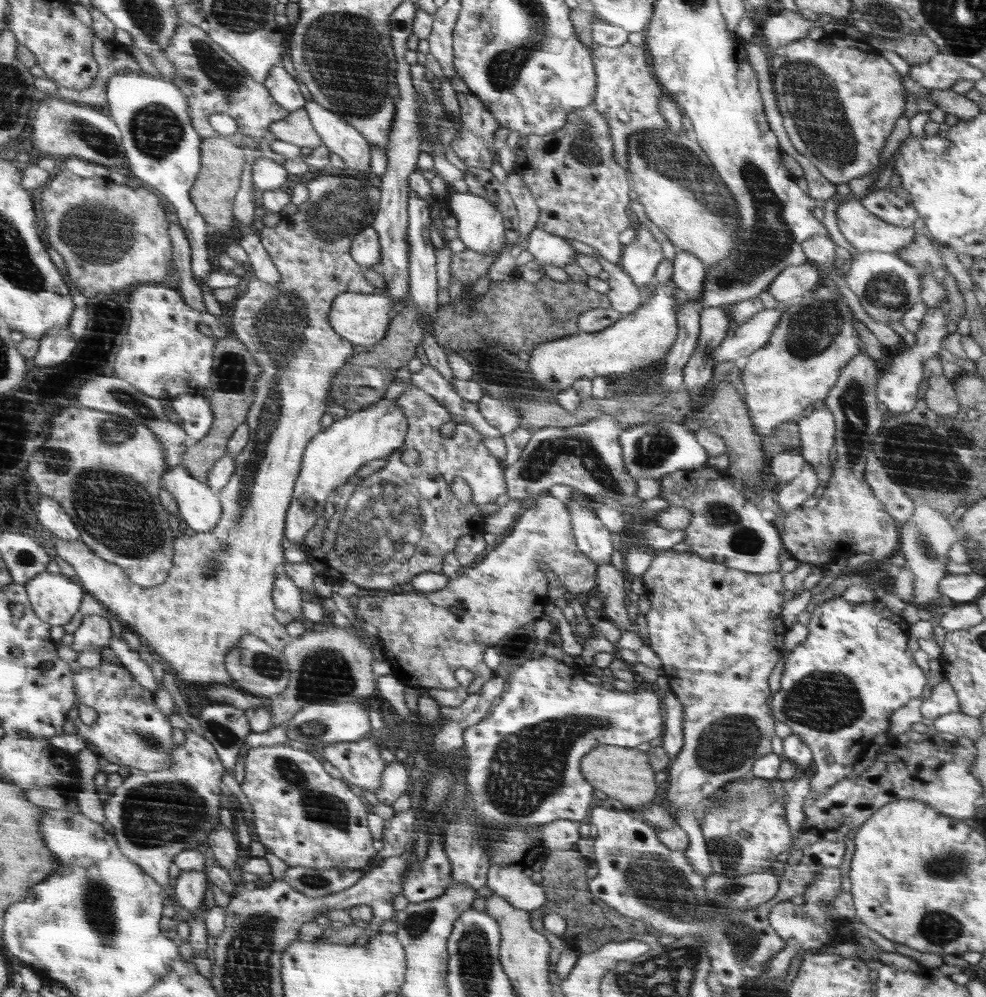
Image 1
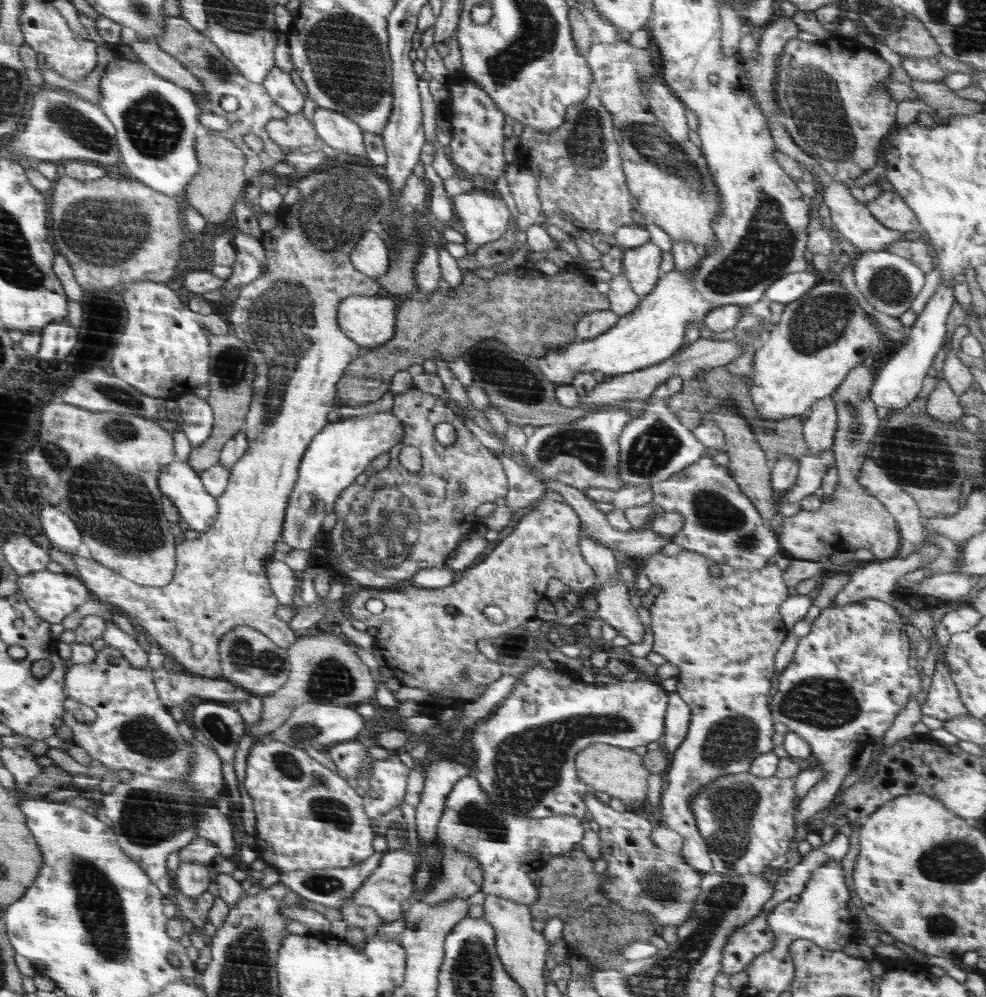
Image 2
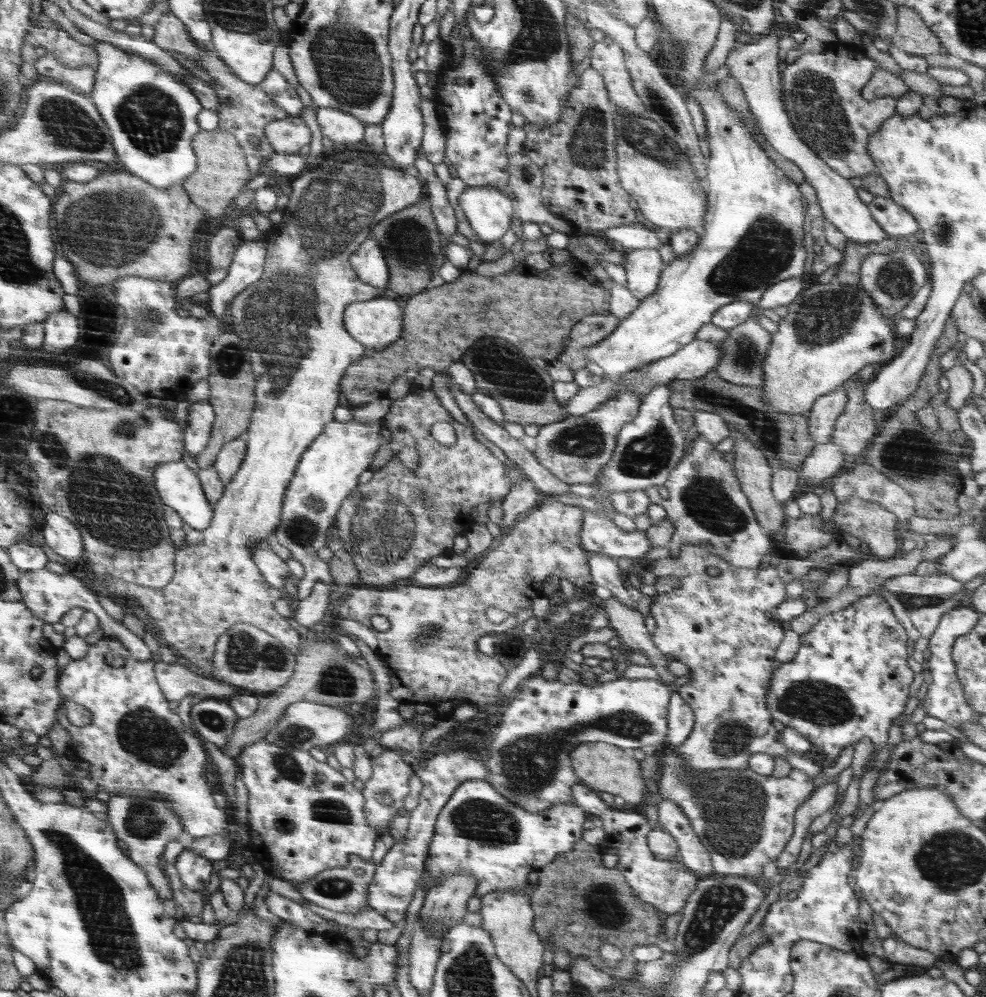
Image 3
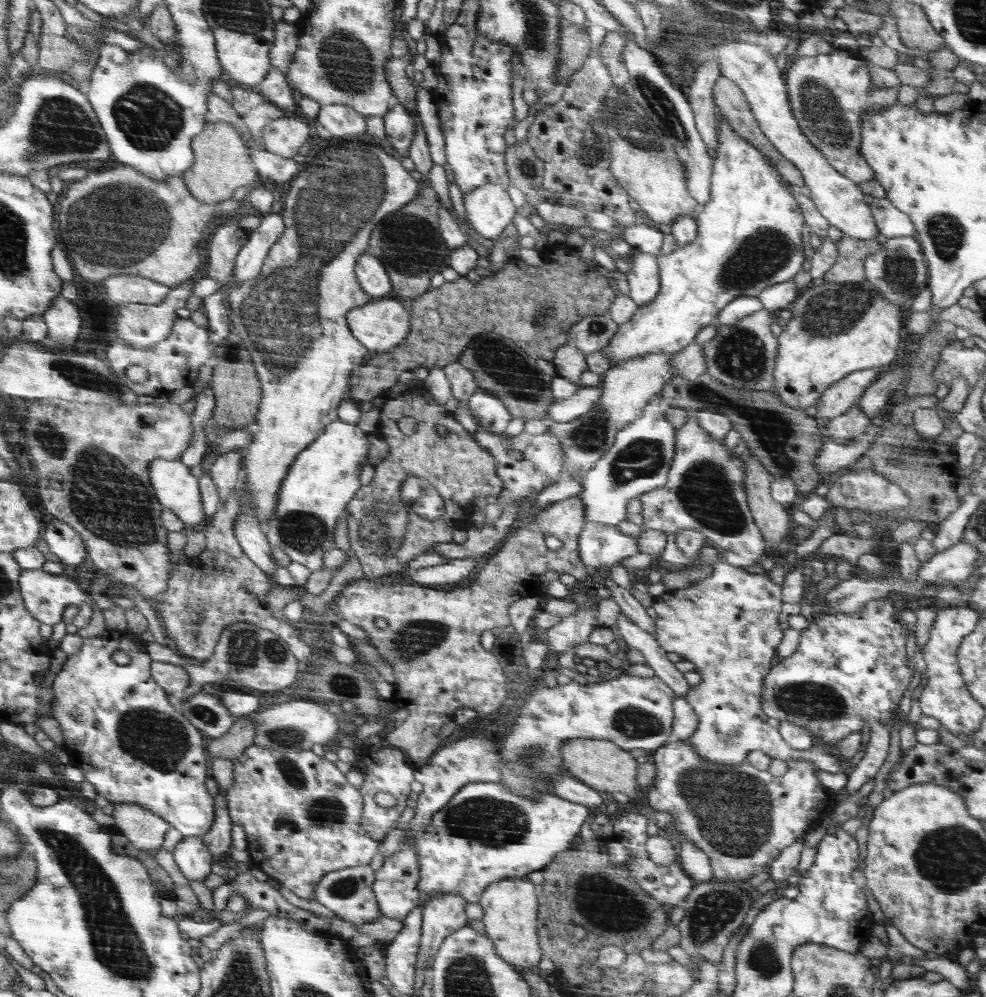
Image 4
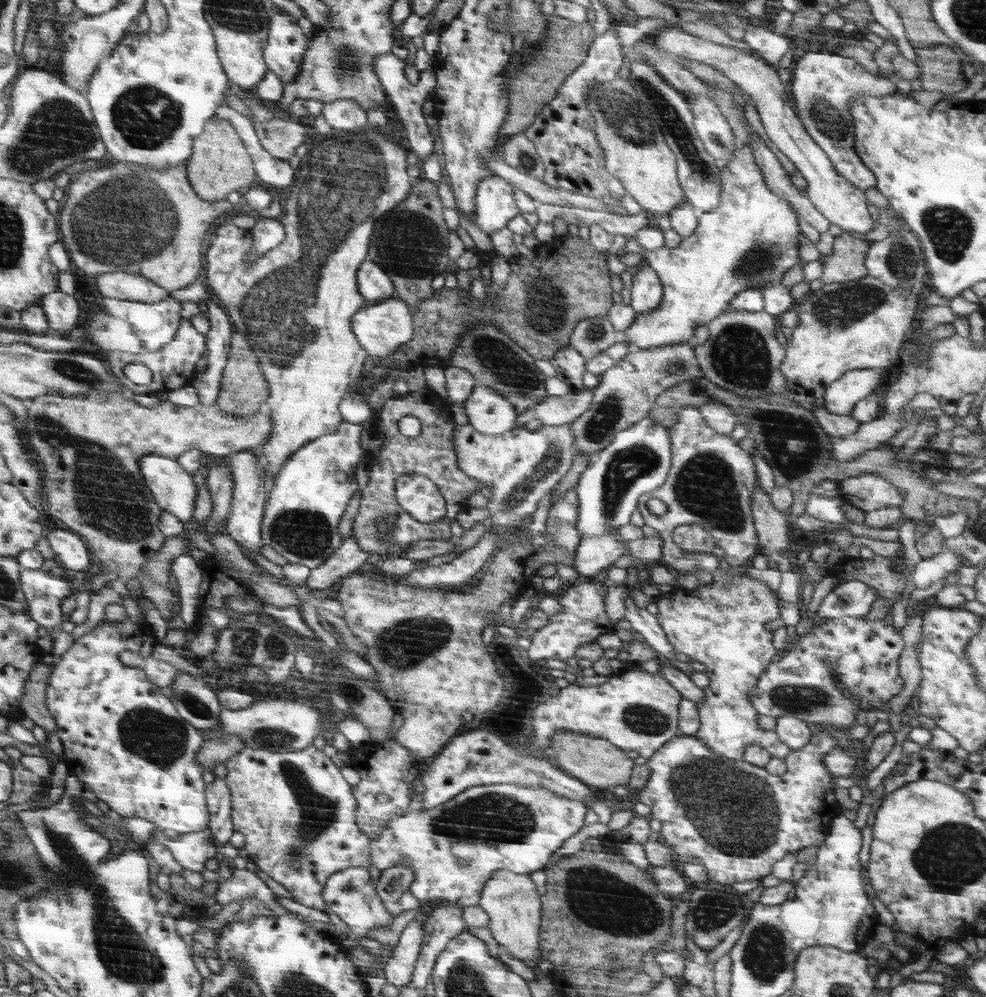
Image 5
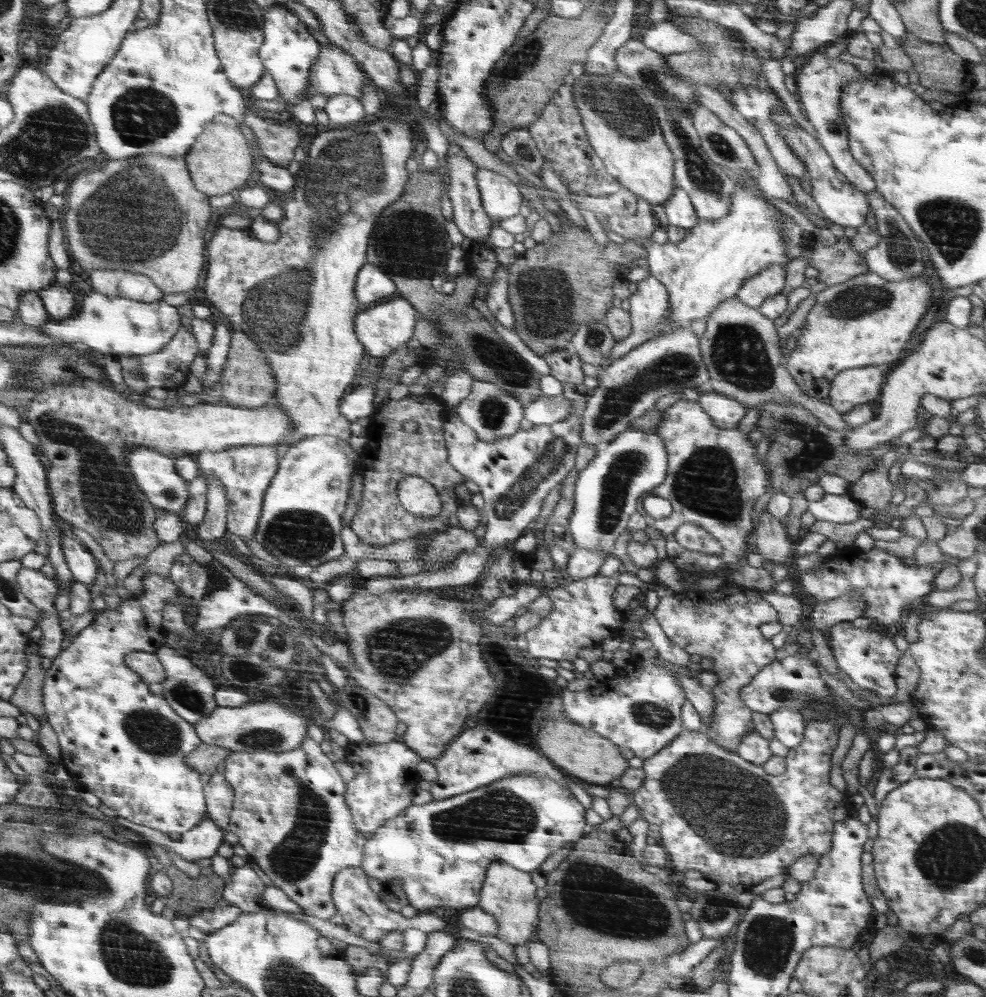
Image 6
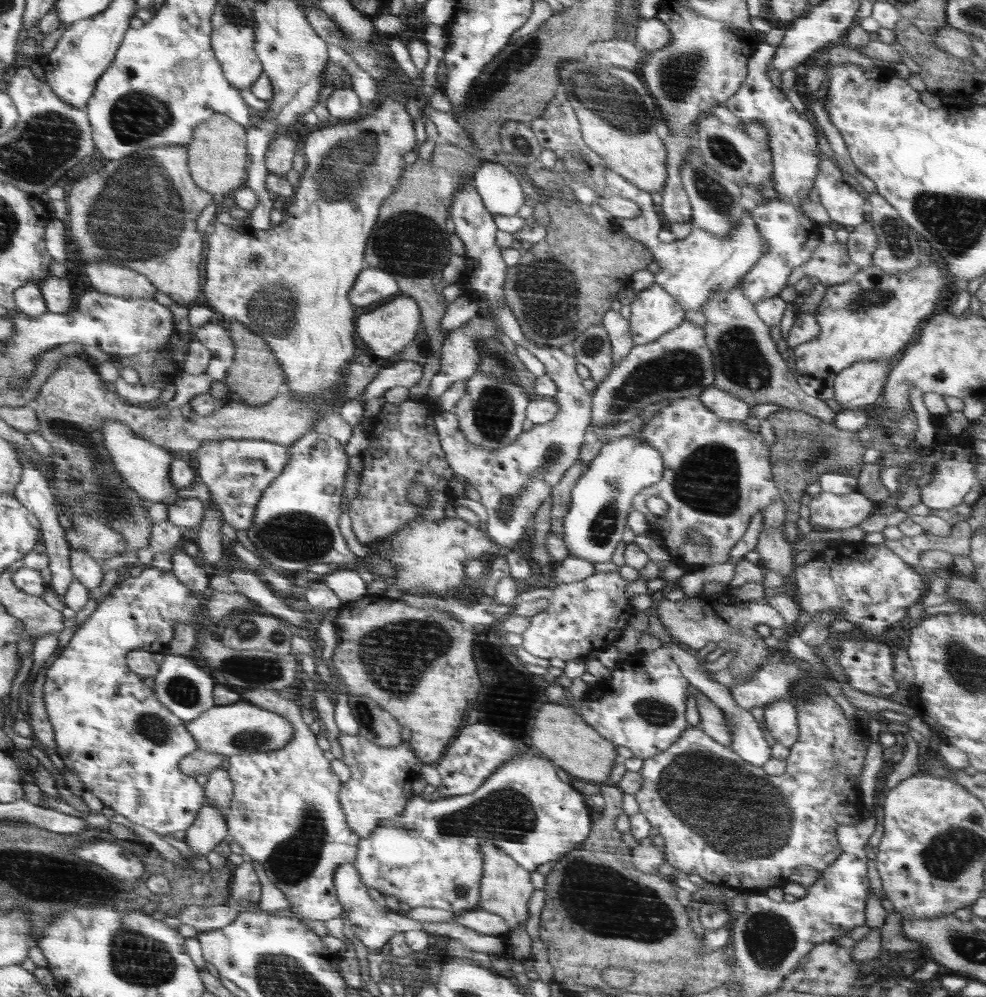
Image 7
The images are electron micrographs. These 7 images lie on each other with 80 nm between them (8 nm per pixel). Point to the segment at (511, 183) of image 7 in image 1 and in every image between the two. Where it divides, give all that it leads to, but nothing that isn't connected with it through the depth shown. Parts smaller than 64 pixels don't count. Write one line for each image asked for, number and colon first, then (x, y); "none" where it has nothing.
1: (480, 226)
2: (484, 217)
3: (488, 211)
4: (489, 209)
5: (494, 204)
6: (501, 198)

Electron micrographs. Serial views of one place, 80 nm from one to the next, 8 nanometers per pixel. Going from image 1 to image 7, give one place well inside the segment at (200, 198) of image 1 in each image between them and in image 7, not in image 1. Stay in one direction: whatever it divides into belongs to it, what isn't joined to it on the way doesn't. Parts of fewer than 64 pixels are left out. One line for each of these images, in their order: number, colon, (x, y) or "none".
2: (215, 188)
3: (222, 171)
4: (222, 164)
5: (220, 164)
6: (219, 162)
7: (217, 156)

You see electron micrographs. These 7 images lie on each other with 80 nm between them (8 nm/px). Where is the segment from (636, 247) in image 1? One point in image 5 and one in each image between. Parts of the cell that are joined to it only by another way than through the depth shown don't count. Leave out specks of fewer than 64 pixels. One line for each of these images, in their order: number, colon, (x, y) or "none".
2: (640, 264)
3: (642, 267)
4: (644, 283)
5: (647, 289)

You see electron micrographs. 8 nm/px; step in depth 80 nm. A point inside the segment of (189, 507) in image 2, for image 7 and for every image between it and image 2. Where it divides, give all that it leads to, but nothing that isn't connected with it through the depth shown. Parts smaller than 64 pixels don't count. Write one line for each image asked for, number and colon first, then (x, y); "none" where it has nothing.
3: (179, 487)
4: (177, 489)
5: (173, 488)
6: (166, 488)
7: (146, 467)

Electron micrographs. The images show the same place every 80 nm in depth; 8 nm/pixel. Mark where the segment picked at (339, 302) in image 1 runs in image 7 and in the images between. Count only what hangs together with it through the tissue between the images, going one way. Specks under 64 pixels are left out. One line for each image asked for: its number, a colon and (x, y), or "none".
2: (371, 321)
3: (377, 323)
4: (380, 325)
5: (381, 328)
6: (383, 328)
7: (387, 330)

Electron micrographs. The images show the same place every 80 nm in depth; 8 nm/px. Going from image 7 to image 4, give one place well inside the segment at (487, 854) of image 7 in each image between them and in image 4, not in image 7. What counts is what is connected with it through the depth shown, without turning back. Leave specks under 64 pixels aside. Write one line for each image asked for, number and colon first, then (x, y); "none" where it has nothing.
4: (511, 907)
5: (514, 903)
6: (509, 895)

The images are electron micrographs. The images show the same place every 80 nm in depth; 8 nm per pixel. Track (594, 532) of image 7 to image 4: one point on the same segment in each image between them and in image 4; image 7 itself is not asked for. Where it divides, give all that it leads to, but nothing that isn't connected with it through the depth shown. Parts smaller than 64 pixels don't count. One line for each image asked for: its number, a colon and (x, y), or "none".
4: (639, 460)
5: (638, 460)
6: (606, 492)

